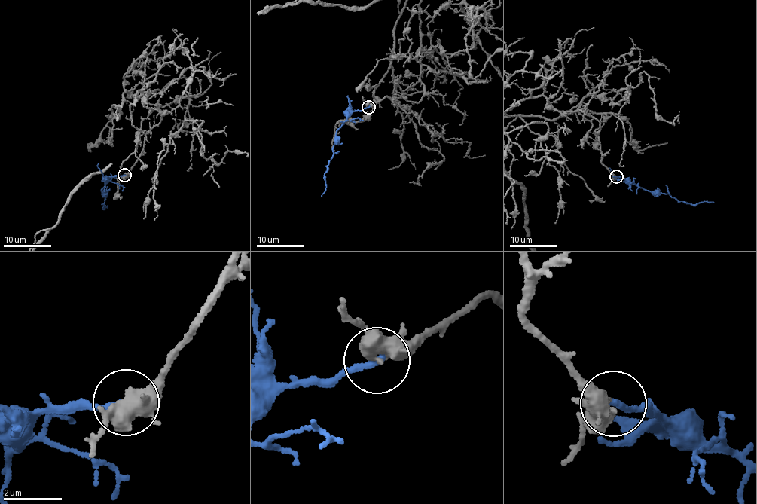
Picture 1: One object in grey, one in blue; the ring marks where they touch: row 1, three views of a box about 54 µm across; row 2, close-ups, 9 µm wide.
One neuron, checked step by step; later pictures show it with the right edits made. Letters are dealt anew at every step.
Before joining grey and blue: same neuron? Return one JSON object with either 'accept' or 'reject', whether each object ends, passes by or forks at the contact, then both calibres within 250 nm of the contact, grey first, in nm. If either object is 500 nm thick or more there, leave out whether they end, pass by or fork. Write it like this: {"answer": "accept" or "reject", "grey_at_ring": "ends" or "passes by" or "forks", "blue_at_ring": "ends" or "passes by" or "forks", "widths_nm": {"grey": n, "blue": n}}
{"answer": "accept", "grey_at_ring": "forks", "blue_at_ring": "ends", "widths_nm": {"grey": 480, "blue": 240}}

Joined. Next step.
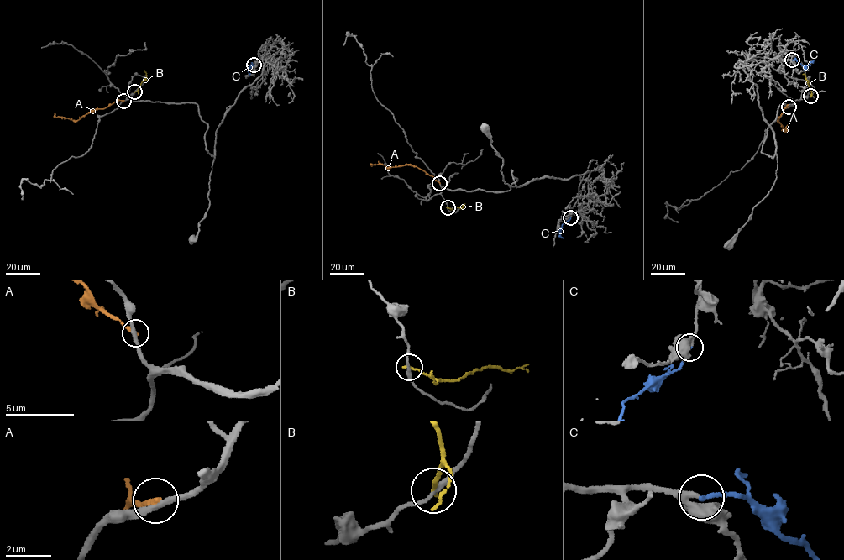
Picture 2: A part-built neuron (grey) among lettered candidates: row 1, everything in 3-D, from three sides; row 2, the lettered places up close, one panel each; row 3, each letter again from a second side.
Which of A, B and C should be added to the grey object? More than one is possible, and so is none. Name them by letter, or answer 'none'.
C

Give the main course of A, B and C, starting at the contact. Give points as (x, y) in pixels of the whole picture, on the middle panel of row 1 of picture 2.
A: (440, 182), (411, 165), (371, 165)
B: (447, 207), (461, 208), (465, 203)
C: (570, 217), (560, 229), (560, 236), (563, 238)

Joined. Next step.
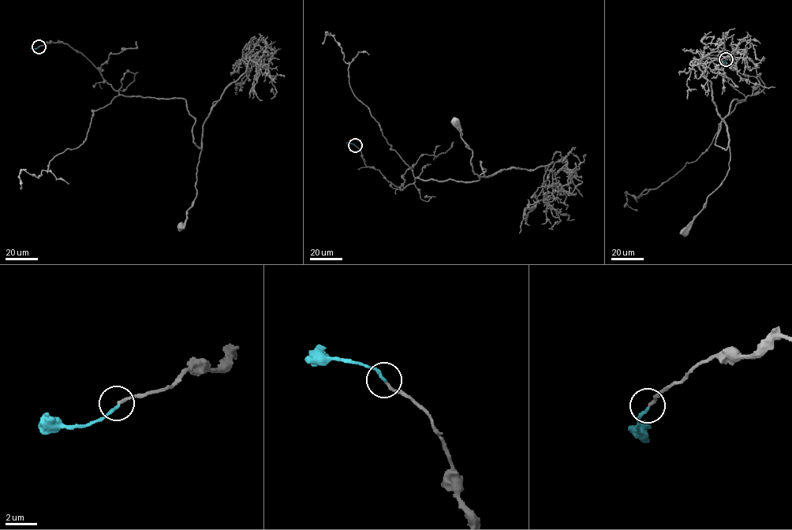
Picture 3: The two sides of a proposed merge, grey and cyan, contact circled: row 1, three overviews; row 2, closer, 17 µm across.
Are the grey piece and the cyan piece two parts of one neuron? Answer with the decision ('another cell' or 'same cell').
same cell

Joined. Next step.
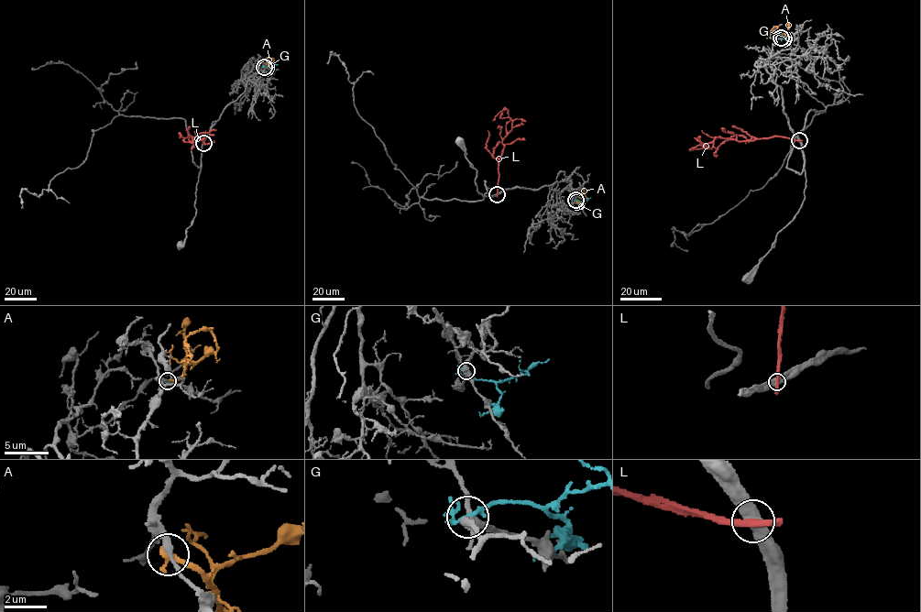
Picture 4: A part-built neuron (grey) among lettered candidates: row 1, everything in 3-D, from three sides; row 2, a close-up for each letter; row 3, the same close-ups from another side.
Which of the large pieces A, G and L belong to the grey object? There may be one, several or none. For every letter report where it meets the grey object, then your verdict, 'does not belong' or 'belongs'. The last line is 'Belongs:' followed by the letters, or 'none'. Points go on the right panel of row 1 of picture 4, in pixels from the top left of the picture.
A: contact (783, 38); does not belong
G: contact (781, 38); does not belong
L: contact (799, 140); does not belong
Belongs: none

